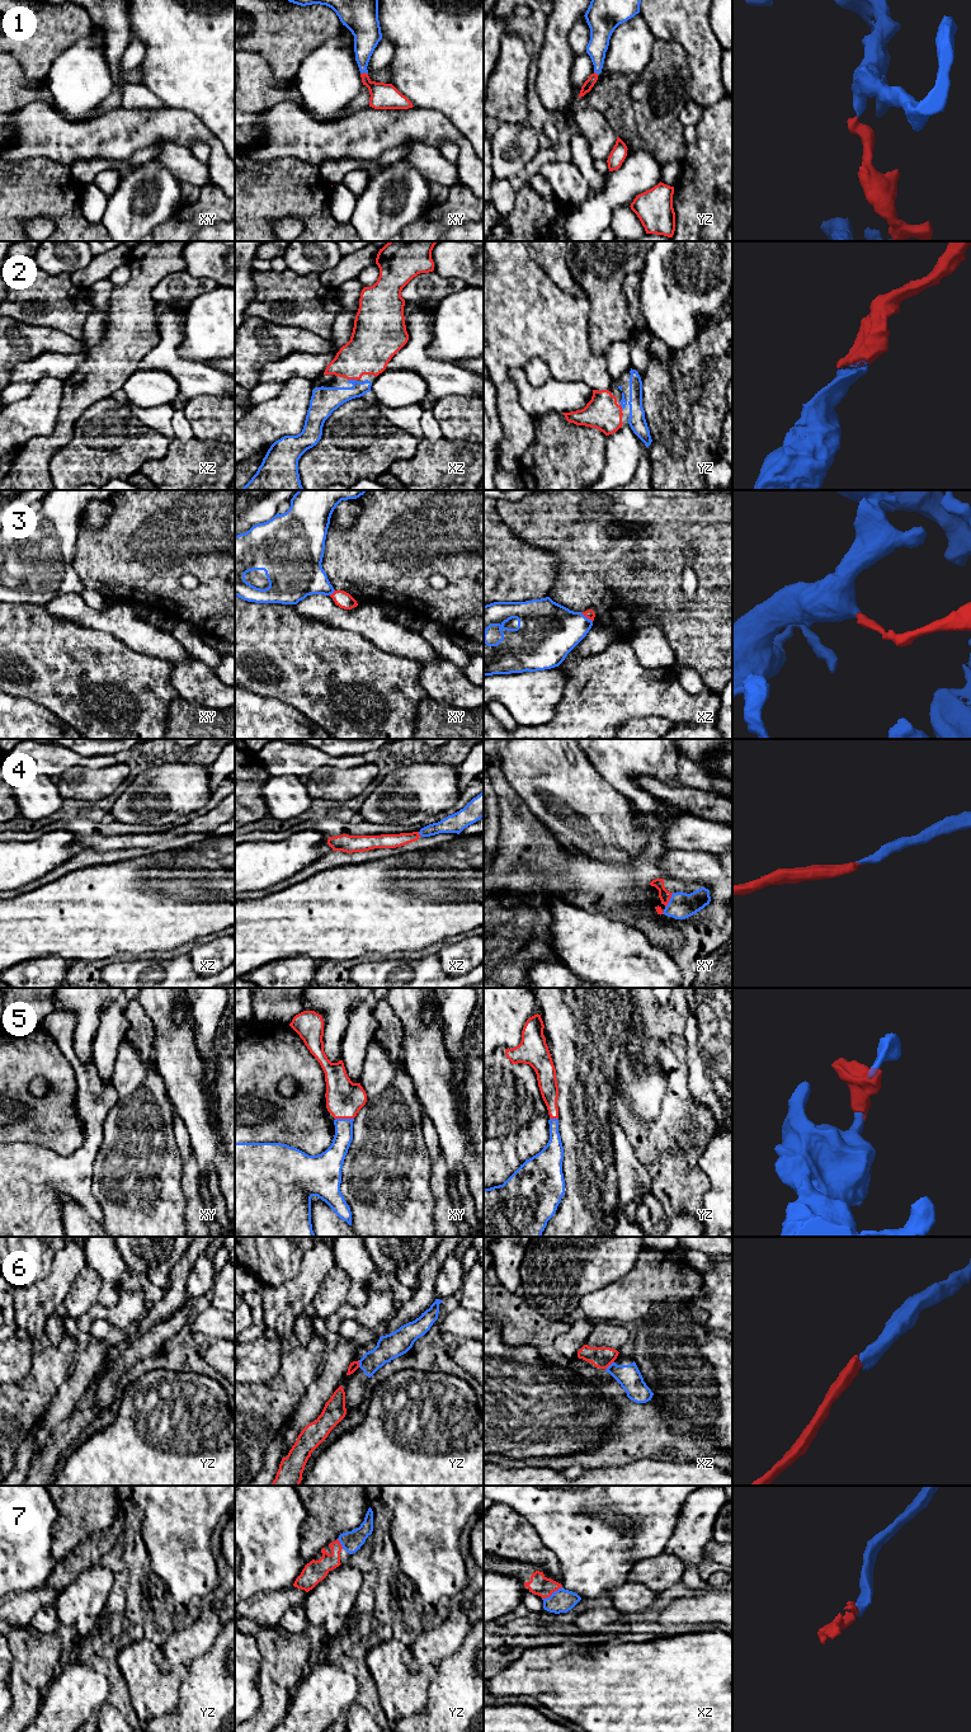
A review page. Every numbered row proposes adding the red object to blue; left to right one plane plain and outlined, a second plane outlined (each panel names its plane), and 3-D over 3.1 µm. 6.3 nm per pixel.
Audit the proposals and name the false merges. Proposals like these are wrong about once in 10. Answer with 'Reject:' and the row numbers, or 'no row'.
Reject: 6

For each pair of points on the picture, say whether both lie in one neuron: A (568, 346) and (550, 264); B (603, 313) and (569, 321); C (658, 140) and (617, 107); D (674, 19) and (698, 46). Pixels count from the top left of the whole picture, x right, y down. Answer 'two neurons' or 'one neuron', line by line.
A: two neurons
B: two neurons
C: one neuron
D: one neuron

